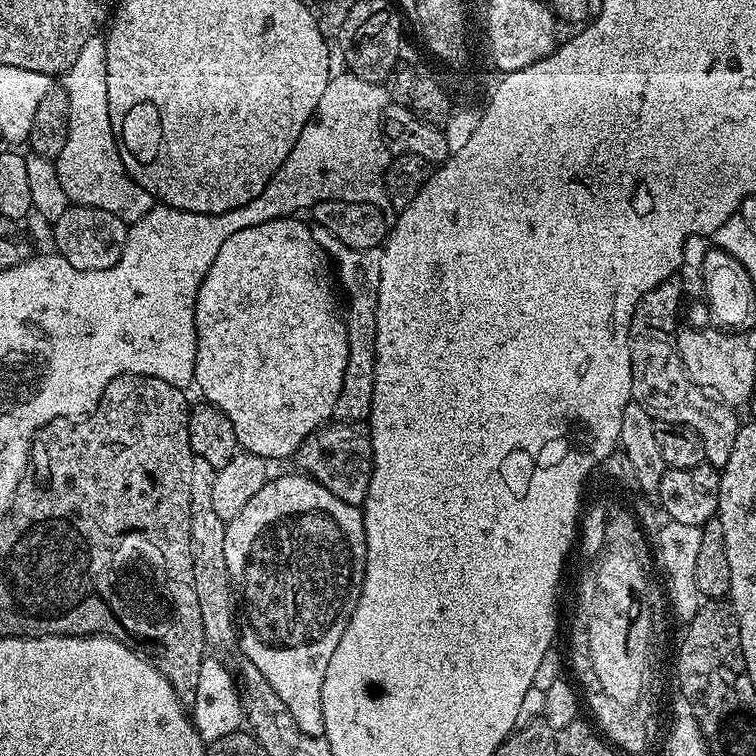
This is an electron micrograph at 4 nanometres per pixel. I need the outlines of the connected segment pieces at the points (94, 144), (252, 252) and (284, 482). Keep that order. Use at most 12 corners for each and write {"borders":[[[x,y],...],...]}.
{"borders":[[[103,35],[63,73],[66,146],[54,163],[73,205],[137,224],[154,207],[122,162]],[[300,218],[222,242],[195,387],[264,459],[333,419],[348,331]],[[305,474],[224,529],[243,659],[298,730],[358,606],[364,513]]]}

